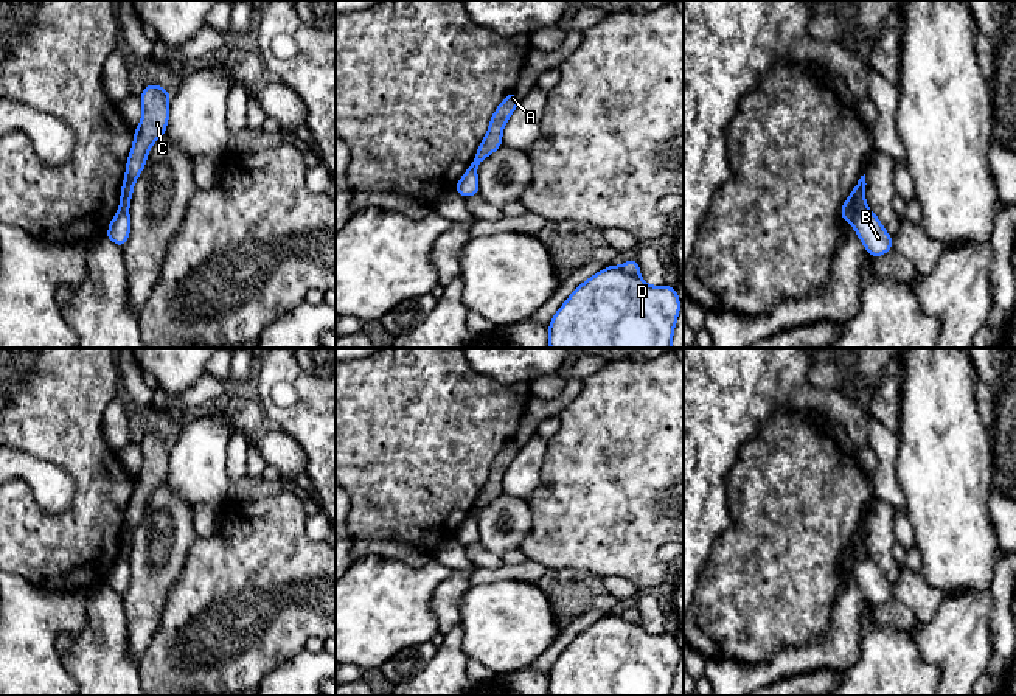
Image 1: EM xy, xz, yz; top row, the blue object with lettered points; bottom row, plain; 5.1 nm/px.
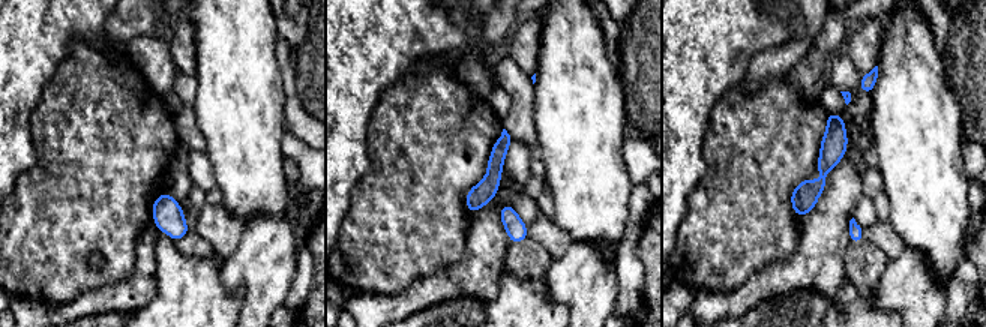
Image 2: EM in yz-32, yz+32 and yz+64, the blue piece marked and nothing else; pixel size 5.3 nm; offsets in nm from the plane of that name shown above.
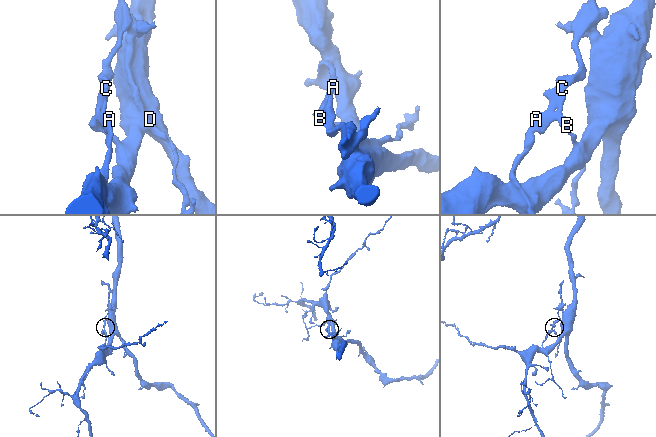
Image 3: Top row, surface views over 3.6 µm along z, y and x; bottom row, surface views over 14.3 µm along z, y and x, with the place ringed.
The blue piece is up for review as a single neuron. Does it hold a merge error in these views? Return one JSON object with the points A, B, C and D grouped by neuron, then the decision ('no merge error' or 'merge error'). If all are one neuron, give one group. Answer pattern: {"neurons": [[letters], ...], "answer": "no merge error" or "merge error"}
{"neurons": [["A", "B", "C", "D"]], "answer": "no merge error"}

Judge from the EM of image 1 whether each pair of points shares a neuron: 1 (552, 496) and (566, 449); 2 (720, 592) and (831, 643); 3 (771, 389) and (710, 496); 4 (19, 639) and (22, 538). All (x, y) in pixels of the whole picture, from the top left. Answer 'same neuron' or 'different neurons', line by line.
1: same neuron
2: different neurons
3: same neuron
4: different neurons

